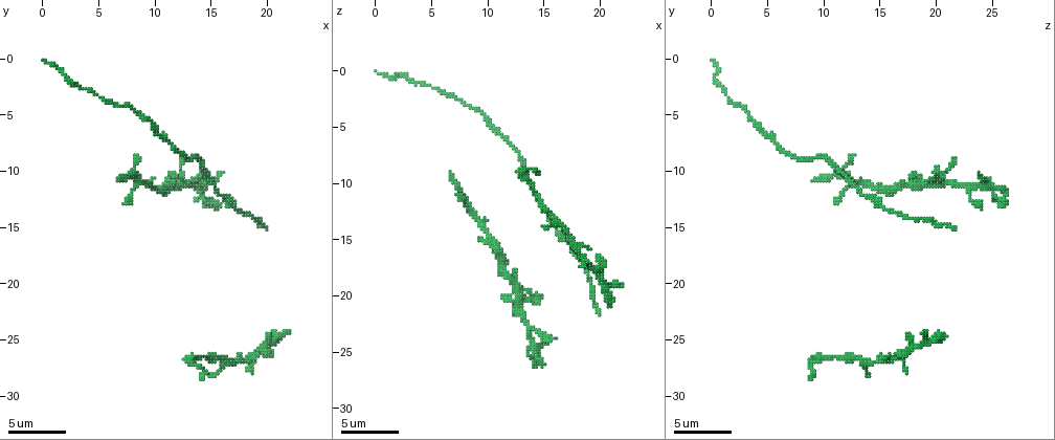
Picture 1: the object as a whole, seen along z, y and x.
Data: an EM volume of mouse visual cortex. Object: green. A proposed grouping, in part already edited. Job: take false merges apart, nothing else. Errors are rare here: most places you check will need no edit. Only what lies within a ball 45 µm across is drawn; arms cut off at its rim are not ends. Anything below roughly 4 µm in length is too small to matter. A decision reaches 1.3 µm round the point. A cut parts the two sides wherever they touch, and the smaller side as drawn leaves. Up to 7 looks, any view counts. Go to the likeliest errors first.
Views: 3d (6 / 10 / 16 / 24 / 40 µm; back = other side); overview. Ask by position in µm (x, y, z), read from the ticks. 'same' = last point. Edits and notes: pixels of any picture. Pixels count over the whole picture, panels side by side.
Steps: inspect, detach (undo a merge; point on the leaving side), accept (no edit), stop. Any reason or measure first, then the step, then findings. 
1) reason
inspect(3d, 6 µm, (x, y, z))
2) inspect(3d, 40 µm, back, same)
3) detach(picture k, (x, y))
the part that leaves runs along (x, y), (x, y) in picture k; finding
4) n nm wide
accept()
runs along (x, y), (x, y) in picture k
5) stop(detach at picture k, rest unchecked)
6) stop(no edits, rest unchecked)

calibre changes
inspect(3d, 10 µm, (16.4, 12.2, 14.0))

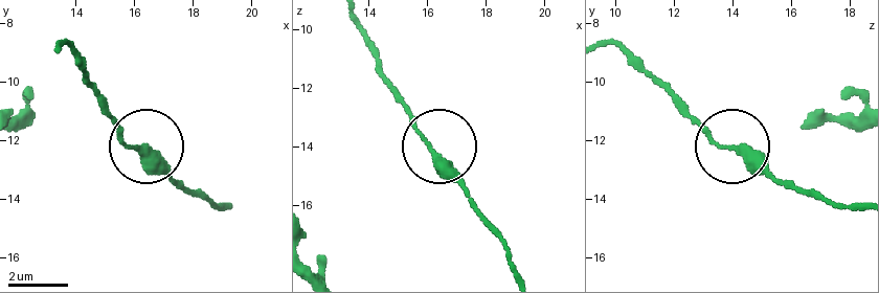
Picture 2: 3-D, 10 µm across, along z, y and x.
from behind
inspect(3d, 10 µm, back, (16.2, 12.3, 14.2))

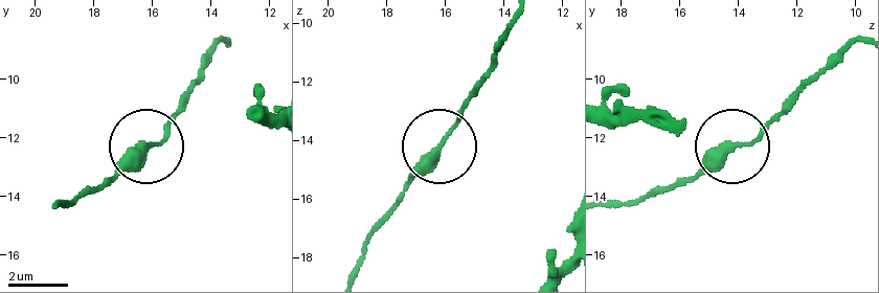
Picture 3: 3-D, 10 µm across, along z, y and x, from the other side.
accept()
runs along (376, 223), (476, 92) in picture 3; all the same neuron

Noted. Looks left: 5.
sharp bend
inspect(3d, 10 µm, (13.4, 26.6, 9.2))

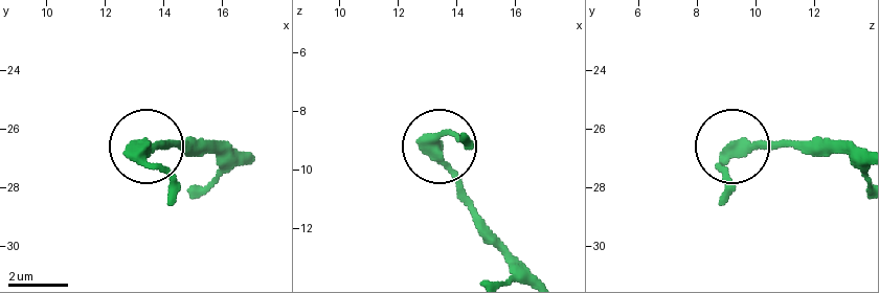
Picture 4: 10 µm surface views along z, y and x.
accept()
one neuron here

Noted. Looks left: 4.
inspect(3d, 16 µm, (9.4, 10.8, 13.8))

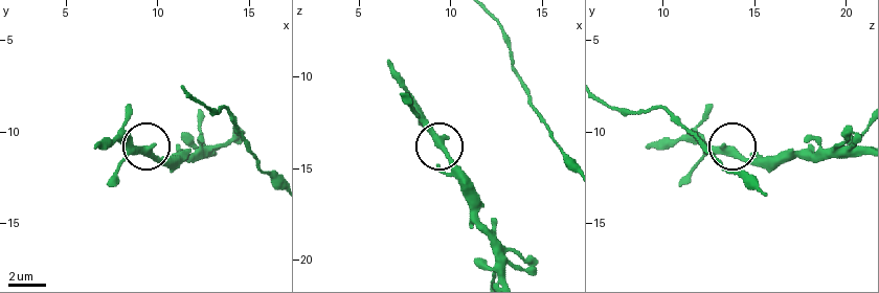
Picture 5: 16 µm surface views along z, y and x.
accept()
continuous, no second neuron

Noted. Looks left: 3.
sudden change in width
inspect(3d, 10 µm, (11.6, 8.0, 6.0))

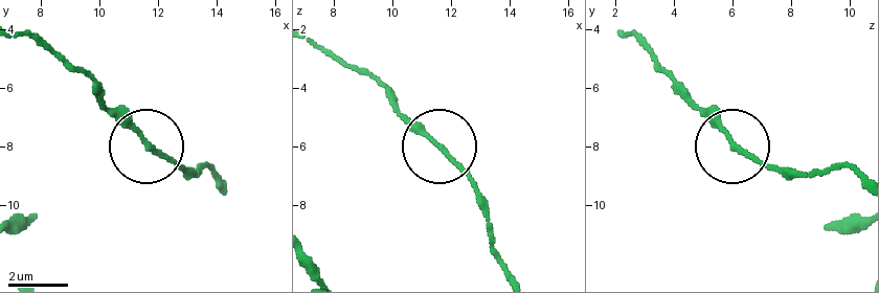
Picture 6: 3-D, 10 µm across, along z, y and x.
accept()
runs along (856, 178), (759, 165), (737, 153), (679, 90) in picture 6; all the same neuron

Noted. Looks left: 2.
stop(no edits, rest unchecked)

